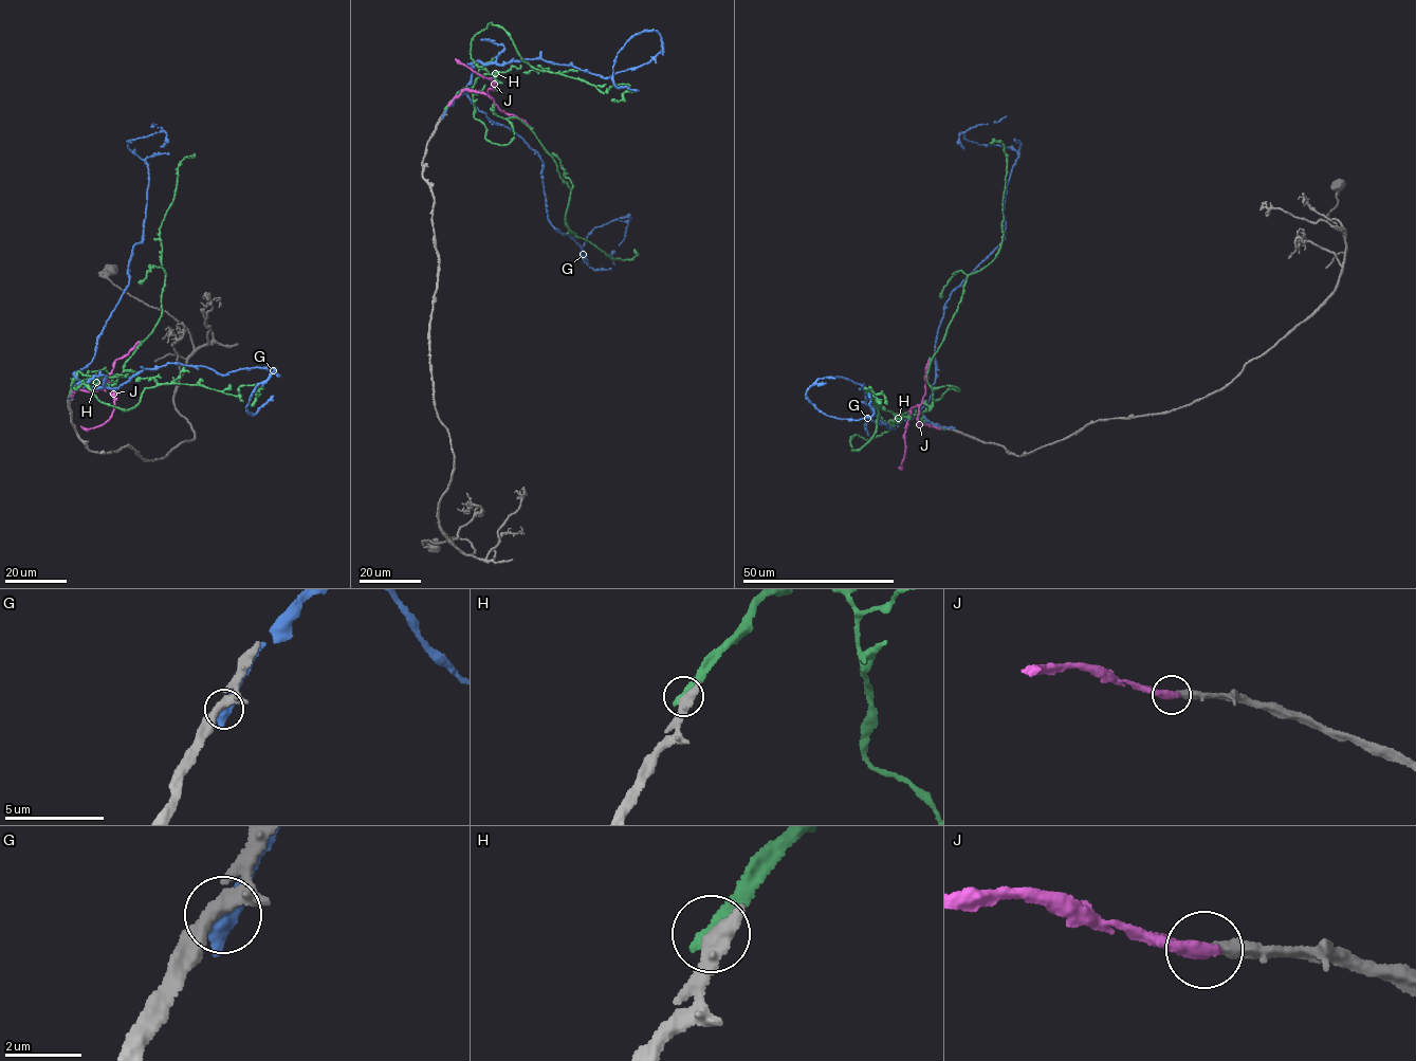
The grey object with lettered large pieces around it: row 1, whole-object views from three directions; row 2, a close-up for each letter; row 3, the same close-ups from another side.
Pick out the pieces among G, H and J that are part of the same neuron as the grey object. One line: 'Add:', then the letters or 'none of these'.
Add: none of these

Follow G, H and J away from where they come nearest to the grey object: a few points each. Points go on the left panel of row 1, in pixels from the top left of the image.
G: (69, 399), (142, 241), (148, 168), (126, 142), (163, 130), (157, 124)
H: (69, 397), (89, 371), (139, 373), (123, 366), (162, 313), (160, 229), (179, 164), (189, 156)
J: (70, 397), (77, 389), (107, 385), (108, 379), (98, 376), (113, 392), (110, 418), (95, 427), (80, 425)

